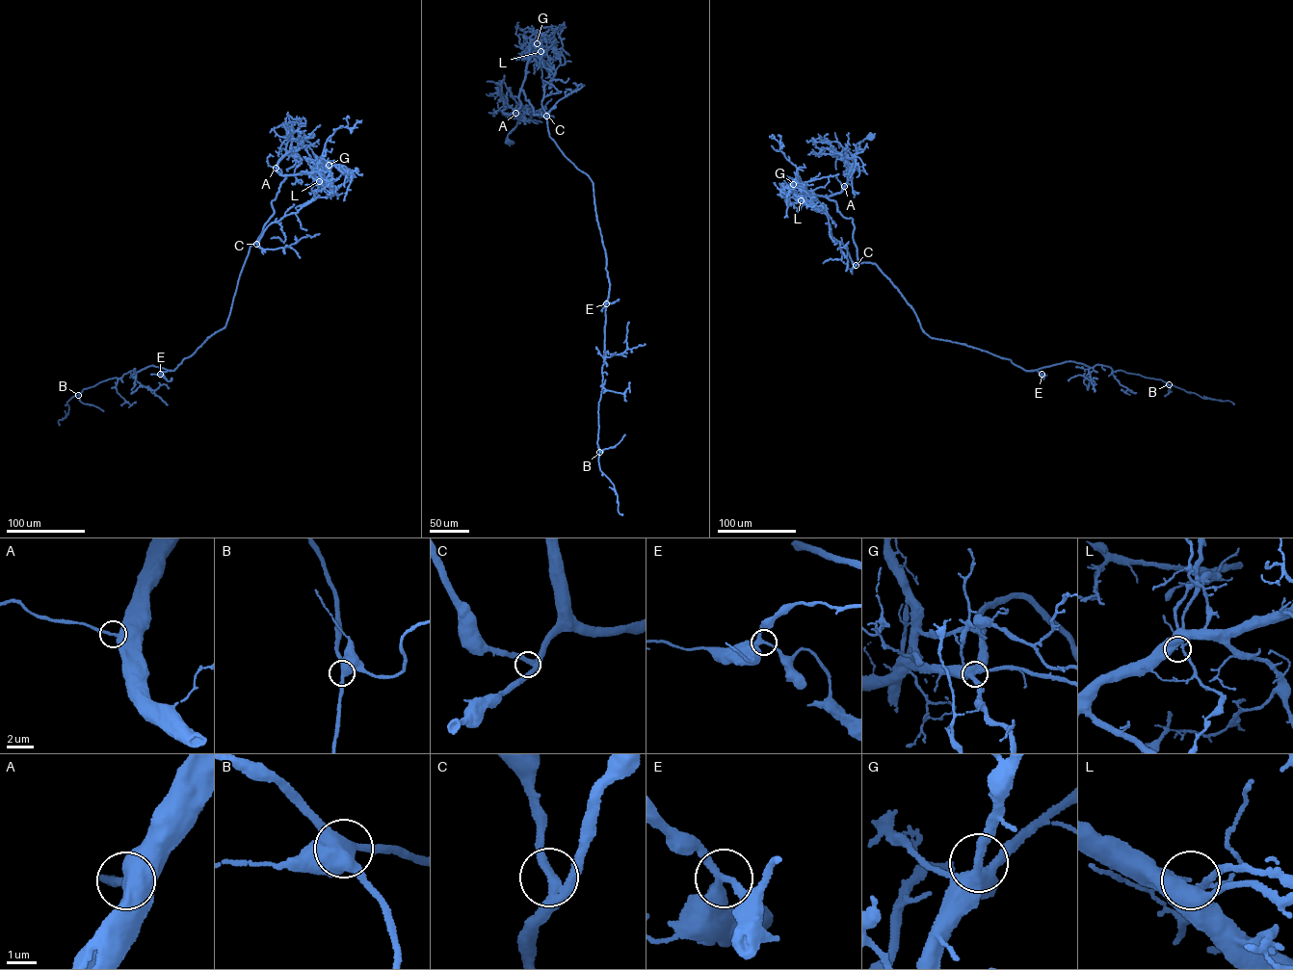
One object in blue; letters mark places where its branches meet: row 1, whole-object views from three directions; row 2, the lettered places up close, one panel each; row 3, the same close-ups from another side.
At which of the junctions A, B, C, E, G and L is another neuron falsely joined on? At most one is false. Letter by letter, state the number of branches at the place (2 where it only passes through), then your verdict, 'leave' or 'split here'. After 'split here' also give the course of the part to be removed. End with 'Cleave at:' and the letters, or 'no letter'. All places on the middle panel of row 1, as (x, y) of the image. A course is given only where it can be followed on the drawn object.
A: branches 2; leave
B: branches 3; leave
C: branches 3; leave
E: branches 3; leave
G: branches 4; leave
L: branches 3; split here; course (540, 51), (547, 47), (537, 52), (536, 44), (542, 41), (553, 44), (550, 65), (529, 61)
Cleave at: L

